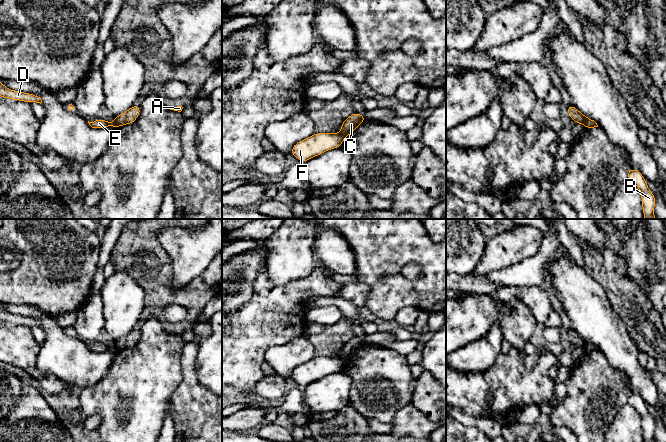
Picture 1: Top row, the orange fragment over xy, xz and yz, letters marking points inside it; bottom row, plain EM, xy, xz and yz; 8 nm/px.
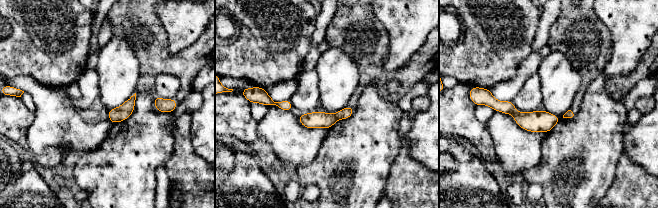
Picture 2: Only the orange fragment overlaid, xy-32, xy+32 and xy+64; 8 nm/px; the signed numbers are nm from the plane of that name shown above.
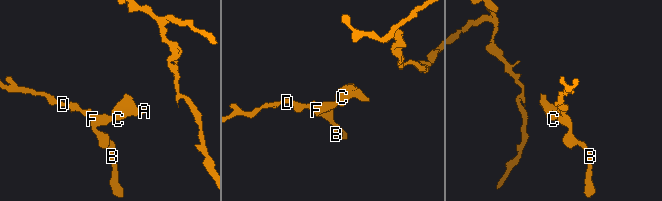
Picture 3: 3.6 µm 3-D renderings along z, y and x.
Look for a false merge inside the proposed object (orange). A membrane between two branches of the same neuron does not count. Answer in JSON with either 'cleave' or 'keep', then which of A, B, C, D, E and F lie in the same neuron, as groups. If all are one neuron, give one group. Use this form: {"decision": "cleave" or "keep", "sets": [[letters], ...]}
{"decision": "cleave", "sets": [["A", "C"], ["B", "D", "E", "F"]]}

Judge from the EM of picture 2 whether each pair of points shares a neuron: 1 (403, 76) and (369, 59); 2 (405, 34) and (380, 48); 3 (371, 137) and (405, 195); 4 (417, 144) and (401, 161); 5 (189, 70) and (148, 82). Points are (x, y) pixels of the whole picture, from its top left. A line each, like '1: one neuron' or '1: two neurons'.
1: one neuron
2: two neurons
3: two neurons
4: two neurons
5: one neuron

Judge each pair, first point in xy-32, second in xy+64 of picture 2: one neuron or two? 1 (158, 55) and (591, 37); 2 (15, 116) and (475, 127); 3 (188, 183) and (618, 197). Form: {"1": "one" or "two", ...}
{"1": "one", "2": "one", "3": "one"}

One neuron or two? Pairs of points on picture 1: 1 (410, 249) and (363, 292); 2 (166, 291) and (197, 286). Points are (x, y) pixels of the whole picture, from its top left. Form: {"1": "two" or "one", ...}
{"1": "two", "2": "one"}

